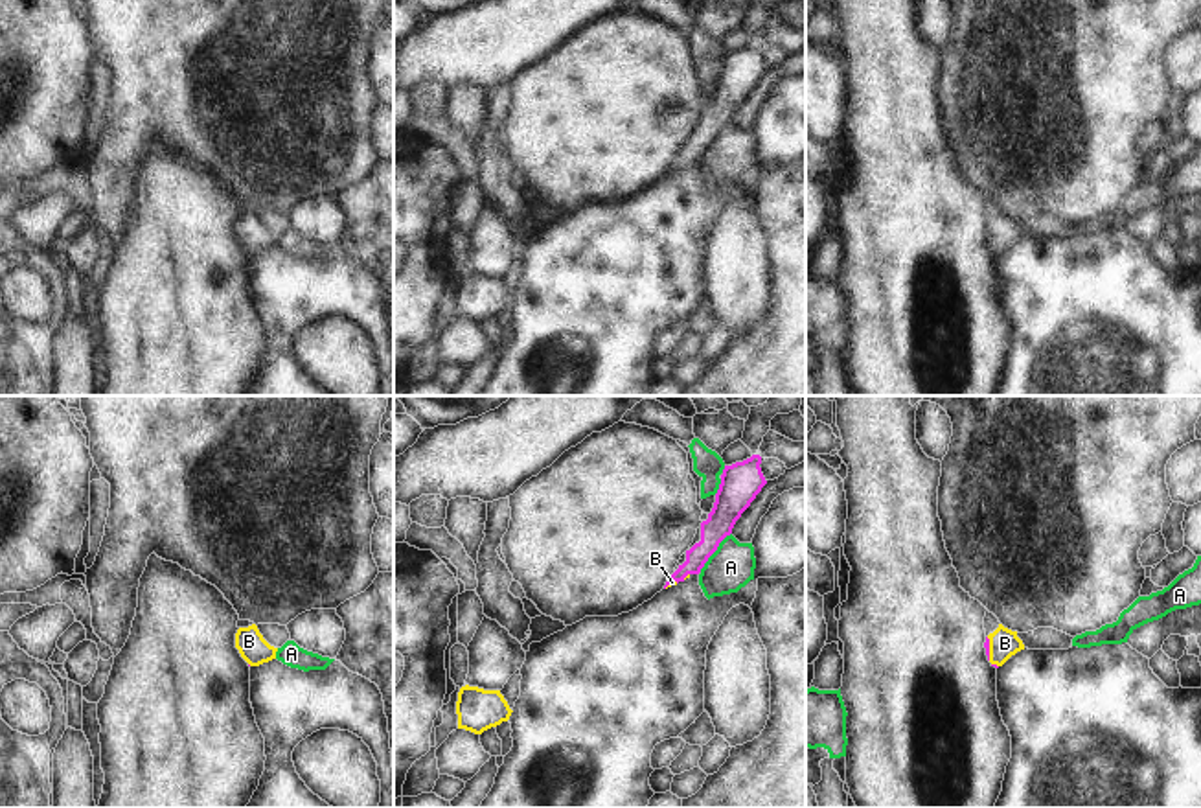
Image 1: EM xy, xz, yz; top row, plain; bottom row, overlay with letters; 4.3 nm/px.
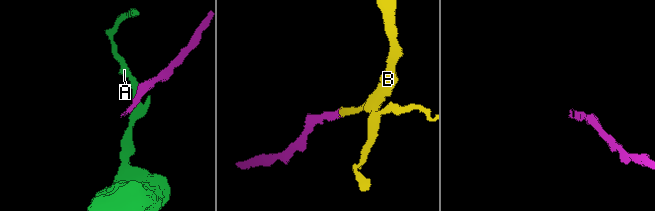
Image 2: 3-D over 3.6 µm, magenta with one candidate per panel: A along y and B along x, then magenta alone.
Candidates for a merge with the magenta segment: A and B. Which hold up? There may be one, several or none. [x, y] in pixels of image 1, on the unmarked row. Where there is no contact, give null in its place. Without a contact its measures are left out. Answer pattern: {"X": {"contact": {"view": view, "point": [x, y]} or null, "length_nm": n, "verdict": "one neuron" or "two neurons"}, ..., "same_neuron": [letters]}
{"A": {"contact": {"view": "xz", "point": [714, 138]}, "length_nm": 220, "verdict": "two neurons"}, "B": {"contact": {"view": "yz", "point": [988, 236]}, "length_nm": 110, "verdict": "one neuron"}, "same_neuron": ["B"]}

